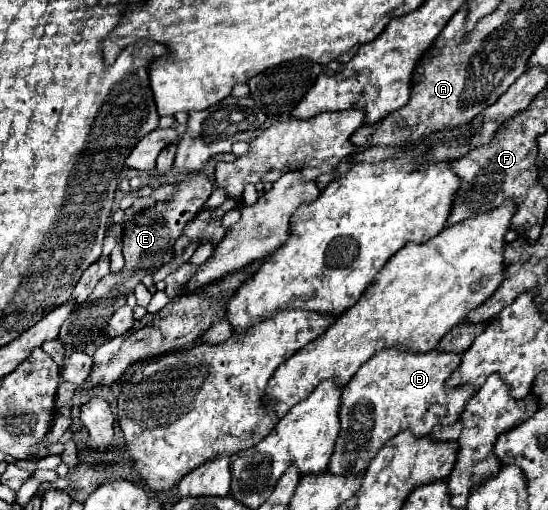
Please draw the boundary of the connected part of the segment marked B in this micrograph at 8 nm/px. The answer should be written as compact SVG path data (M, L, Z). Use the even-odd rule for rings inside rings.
M381 350L351 378L341 394L339 422L341 430L335 442L329 474L361 474L371 458L389 442L397 432L411 430L415 438L427 436L435 424L451 426L461 418L465 404L471 400L473 390L461 386L447 390L445 380L459 366L461 354L445 354L431 350L427 354Z

